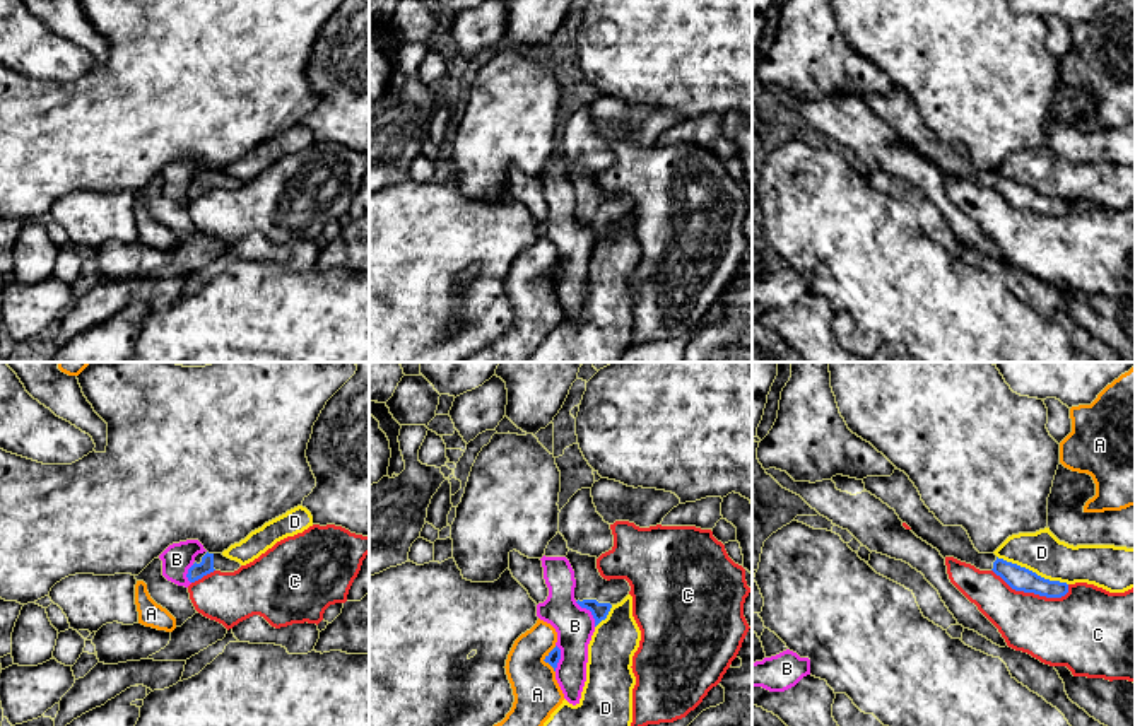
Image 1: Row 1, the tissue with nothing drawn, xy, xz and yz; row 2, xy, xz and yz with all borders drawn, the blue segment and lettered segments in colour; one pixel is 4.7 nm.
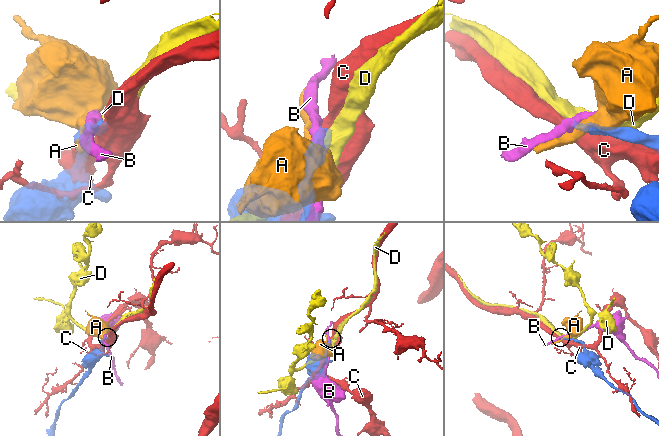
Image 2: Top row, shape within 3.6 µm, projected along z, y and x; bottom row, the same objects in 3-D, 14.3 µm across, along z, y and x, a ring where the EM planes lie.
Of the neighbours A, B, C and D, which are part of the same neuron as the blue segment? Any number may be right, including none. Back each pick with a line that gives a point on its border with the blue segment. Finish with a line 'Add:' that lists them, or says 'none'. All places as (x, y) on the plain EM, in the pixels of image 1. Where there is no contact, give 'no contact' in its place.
Add: none

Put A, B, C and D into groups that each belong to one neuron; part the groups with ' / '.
A / B / C / D

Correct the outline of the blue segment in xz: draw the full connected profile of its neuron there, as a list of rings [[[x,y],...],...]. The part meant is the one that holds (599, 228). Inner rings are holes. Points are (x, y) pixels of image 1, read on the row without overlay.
[[[569,167],[566,176],[574,188],[574,217],[591,229],[597,244],[607,236],[610,225],[629,212],[631,203],[626,196],[603,196],[597,186],[597,174]]]

